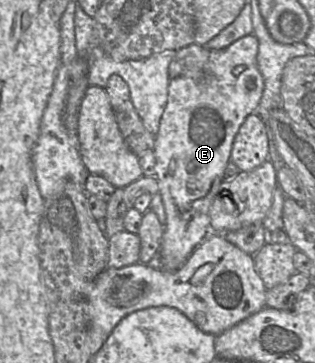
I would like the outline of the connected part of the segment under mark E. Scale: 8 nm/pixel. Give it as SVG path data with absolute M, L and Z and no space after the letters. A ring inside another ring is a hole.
M246 35L222 50L210 51L199 78L179 76L169 81L167 102L152 149L154 176L166 213L158 253L161 269L178 269L212 232L209 210L230 162L234 136L245 117L255 112L263 93L257 52L257 37ZM248 80L254 82L251 90L246 87Z

